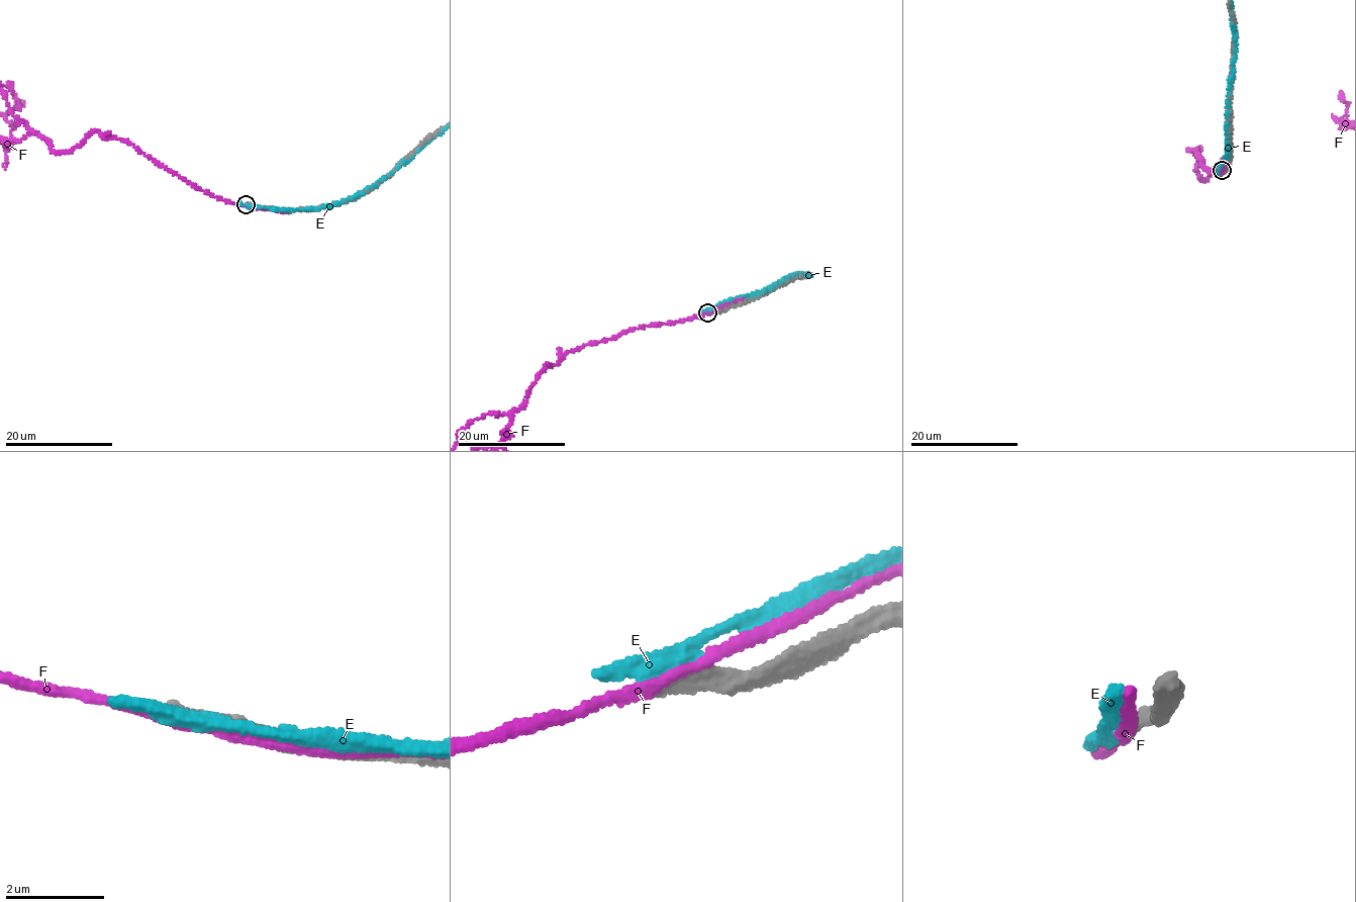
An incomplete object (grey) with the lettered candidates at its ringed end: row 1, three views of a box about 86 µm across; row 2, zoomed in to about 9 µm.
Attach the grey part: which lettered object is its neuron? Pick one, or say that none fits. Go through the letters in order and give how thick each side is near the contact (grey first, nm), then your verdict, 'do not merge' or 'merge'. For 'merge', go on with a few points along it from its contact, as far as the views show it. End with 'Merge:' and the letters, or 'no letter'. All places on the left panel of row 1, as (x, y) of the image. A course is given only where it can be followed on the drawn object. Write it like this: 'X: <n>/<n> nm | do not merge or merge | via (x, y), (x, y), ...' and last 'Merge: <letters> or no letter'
E: 400/320 nm | do not merge
F: 440/220 nm | do not merge
Merge: no letter

